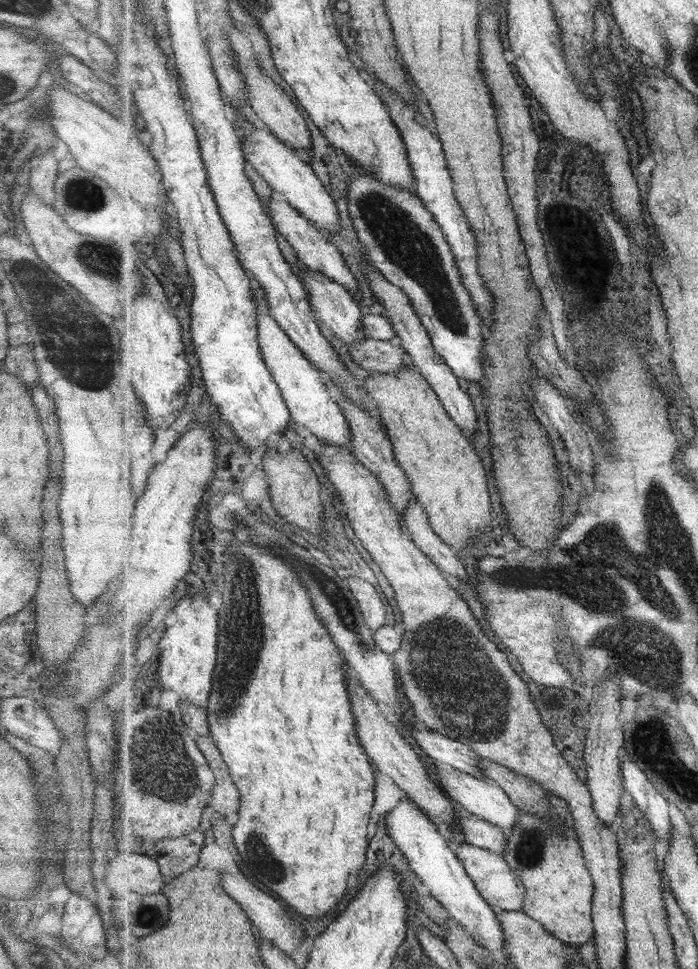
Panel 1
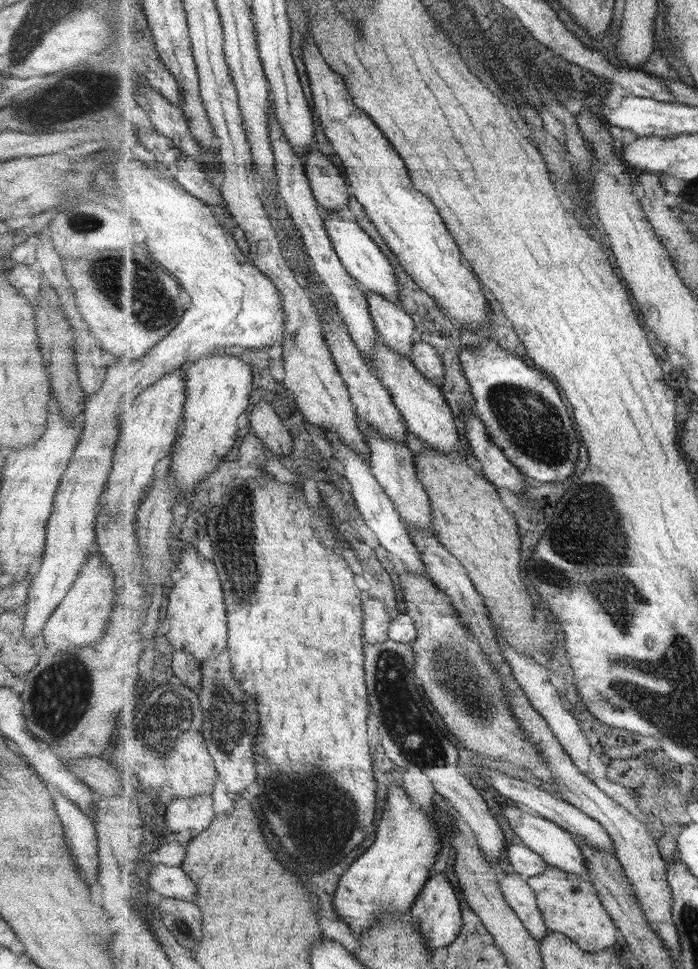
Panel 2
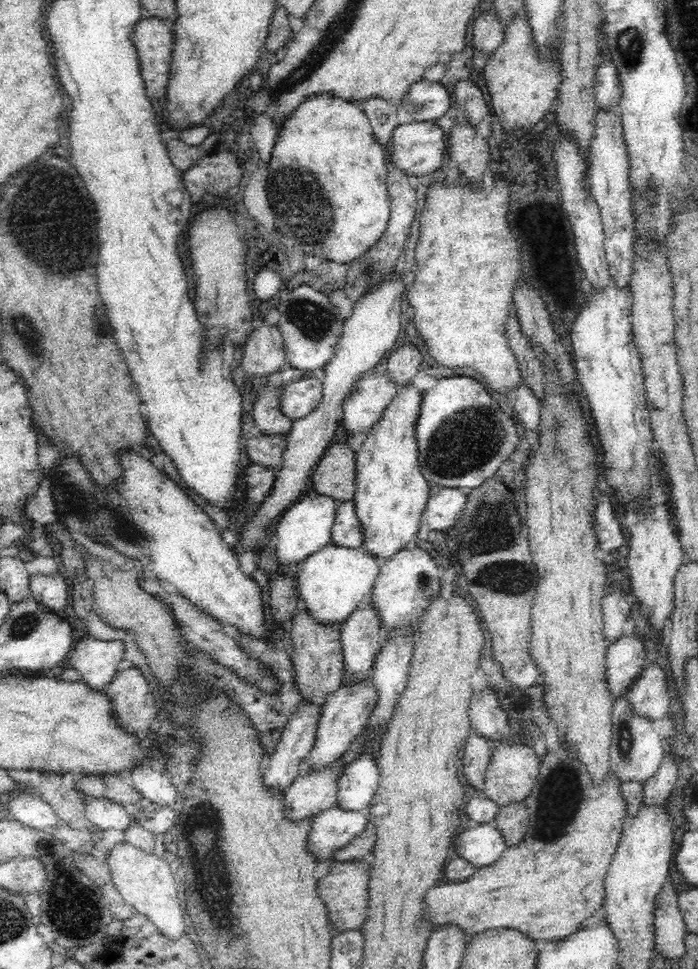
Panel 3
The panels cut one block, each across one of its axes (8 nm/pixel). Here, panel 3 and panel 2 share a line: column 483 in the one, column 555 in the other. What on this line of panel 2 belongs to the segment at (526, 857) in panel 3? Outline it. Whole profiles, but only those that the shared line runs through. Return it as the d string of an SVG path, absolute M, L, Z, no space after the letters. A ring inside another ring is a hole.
M549 865L544 874L527 880L538 896L539 908L550 930L570 936L582 949L592 953L610 949L619 942L619 927L607 913L597 888L585 877Z

